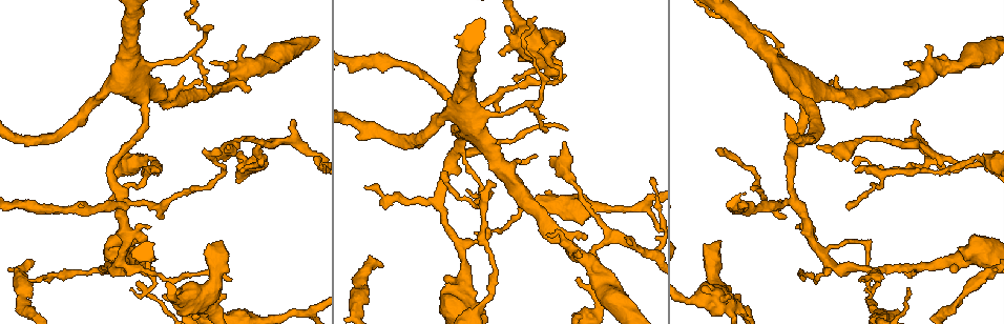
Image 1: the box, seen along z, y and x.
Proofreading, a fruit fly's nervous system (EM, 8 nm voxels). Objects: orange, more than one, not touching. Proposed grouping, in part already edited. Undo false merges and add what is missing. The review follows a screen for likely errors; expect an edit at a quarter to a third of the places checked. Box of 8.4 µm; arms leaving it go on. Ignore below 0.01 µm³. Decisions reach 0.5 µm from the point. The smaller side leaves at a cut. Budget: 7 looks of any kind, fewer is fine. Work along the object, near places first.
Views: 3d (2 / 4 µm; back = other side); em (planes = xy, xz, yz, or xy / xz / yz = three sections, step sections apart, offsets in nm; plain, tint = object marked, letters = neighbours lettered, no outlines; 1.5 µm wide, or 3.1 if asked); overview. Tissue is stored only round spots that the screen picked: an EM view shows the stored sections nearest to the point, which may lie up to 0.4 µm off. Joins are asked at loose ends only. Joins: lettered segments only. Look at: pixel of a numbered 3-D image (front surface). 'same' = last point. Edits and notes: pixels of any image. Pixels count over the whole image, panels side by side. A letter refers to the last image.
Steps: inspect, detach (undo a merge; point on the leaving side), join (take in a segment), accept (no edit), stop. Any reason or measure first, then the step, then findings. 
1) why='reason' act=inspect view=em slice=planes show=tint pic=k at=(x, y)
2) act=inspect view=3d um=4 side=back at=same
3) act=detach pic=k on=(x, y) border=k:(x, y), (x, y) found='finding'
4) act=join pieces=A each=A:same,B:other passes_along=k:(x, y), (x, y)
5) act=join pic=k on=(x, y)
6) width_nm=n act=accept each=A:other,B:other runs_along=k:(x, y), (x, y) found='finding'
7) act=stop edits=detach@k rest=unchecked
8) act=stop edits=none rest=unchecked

why='two arms at a narrow angle' act=inspect view=em slice=planes show=plain pic=1 at=(809, 95)

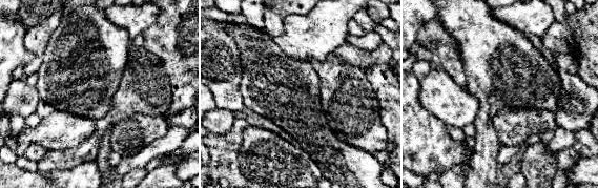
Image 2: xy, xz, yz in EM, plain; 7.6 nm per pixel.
act=inspect view=em slice=planes show=letters at=same

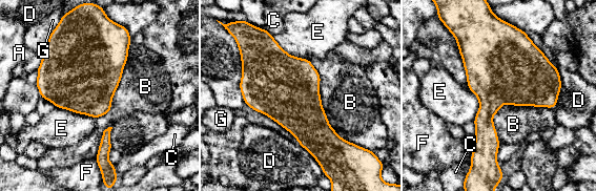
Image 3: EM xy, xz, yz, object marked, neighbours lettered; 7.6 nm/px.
width_nm=500 act=accept each=A:other,B:other,C:other,D:other,E:other,F:other,G:other border=3:(55, 106), (88, 114), (95, 119) found='one neuron here'

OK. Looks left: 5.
why='branch stops here' act=inspect view=3d um=2 pic=1 at=(719, 242)

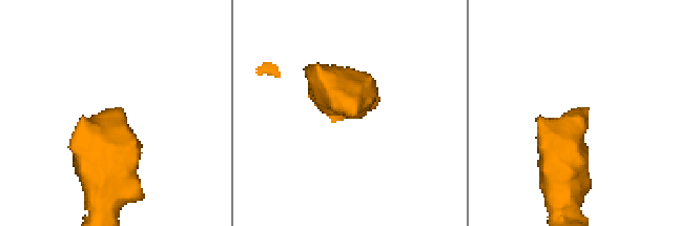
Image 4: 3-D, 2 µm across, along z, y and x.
why='now the EM' act=inspect view=em slice=planes show=letters pic=4 at=(583, 109)

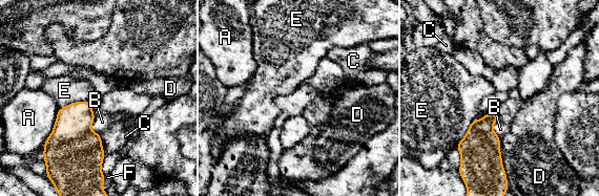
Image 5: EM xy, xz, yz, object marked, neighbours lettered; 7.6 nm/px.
act=accept each=A:other,B:other,C:other,D:other,E:other,F:other border=5:(474, 118), (465, 136), (455, 147) found='no lettered segment goes on from it'

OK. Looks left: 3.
why='branch point' act=inspect view=em slice=xy step=8 show=tint pic=1 at=(461, 248)

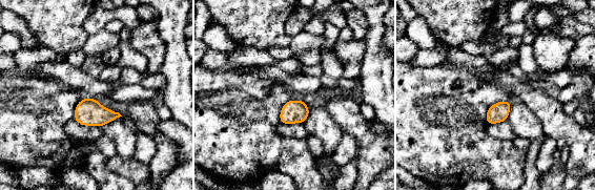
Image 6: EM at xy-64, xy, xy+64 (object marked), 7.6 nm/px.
why='cut it another way' act=inspect view=em slice=planes show=letters at=same

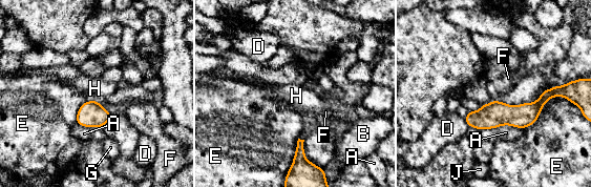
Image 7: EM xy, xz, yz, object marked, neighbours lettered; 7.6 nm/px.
longest_contact=E:440nm act=accept each=A:other,B:other,D:other,E:other,F:other,G:other,H:other,J:other border=7:(523, 128), (500, 125), (479, 130) found='all the same neuron'

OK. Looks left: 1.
act=stop edits=none rest=unchecked

